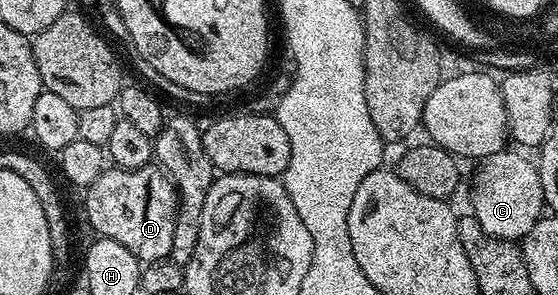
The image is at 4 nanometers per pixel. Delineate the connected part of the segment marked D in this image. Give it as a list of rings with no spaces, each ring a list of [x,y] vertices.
[[[154,163],[137,170],[108,167],[86,189],[85,220],[102,239],[121,242],[141,262],[166,261],[173,246],[175,221],[181,212],[179,193],[171,177]]]

